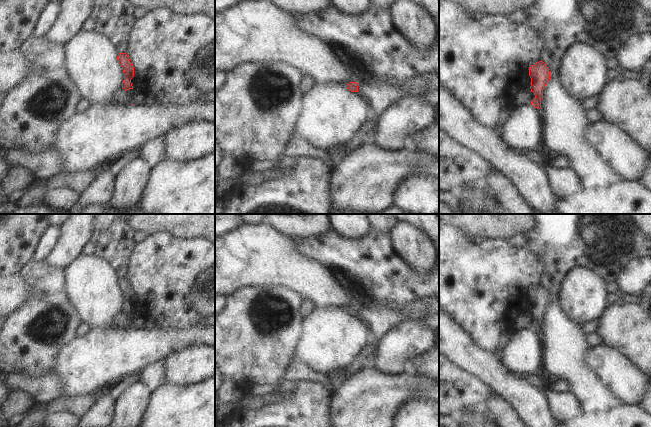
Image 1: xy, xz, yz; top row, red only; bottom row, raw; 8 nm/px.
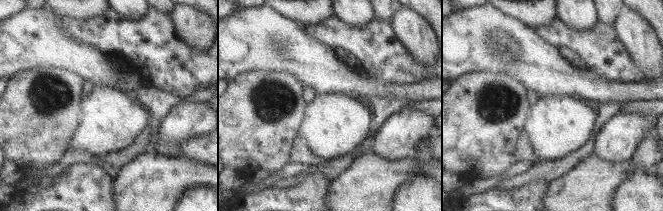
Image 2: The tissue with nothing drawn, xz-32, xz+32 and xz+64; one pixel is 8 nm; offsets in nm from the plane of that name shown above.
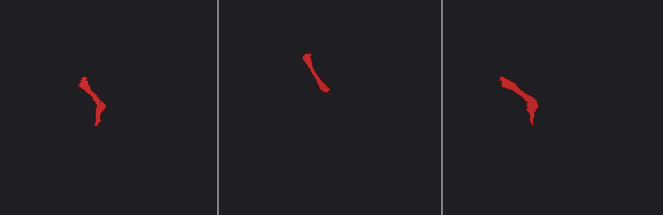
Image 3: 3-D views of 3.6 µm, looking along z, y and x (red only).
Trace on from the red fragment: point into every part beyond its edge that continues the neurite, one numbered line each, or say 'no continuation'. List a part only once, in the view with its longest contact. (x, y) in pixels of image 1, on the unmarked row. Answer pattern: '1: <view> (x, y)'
no continuation

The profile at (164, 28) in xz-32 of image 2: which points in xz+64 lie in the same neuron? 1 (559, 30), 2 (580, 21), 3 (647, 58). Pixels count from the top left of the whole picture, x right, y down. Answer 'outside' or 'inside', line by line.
1: inside
2: outside
3: outside

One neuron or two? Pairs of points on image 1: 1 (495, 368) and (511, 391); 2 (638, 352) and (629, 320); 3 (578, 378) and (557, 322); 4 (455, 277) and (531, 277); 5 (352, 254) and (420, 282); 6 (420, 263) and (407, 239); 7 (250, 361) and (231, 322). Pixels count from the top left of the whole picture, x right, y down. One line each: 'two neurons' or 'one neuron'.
1: one neuron
2: one neuron
3: one neuron
4: one neuron
5: one neuron
6: one neuron
7: one neuron

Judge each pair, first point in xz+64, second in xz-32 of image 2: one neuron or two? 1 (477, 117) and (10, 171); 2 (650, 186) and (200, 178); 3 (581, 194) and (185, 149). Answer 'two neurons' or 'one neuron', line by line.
1: two neurons
2: two neurons
3: two neurons

